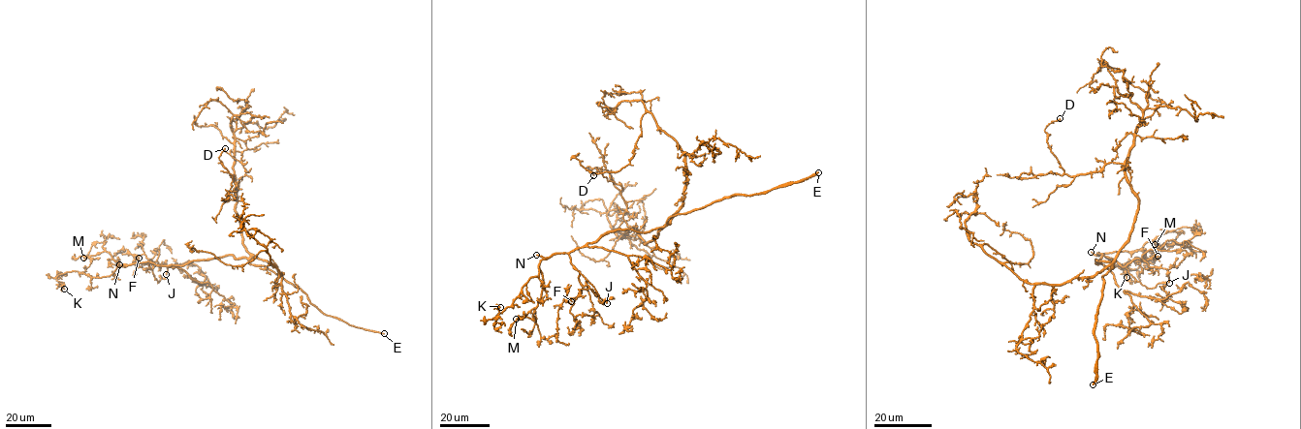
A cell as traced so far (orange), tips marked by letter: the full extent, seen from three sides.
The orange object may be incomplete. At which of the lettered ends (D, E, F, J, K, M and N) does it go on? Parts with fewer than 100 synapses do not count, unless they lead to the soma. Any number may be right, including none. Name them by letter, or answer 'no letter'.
E, N

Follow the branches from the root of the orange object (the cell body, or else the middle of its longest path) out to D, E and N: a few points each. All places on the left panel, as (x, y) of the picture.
D: (254, 256), (236, 210), (236, 178), (231, 192), (233, 176), (219, 159), (225, 148)
E: (254, 256), (249, 262), (266, 265), (280, 275), (326, 315), (384, 333)
N: (254, 256), (237, 258), (227, 255), (181, 265), (157, 265), (150, 261), (119, 264)

